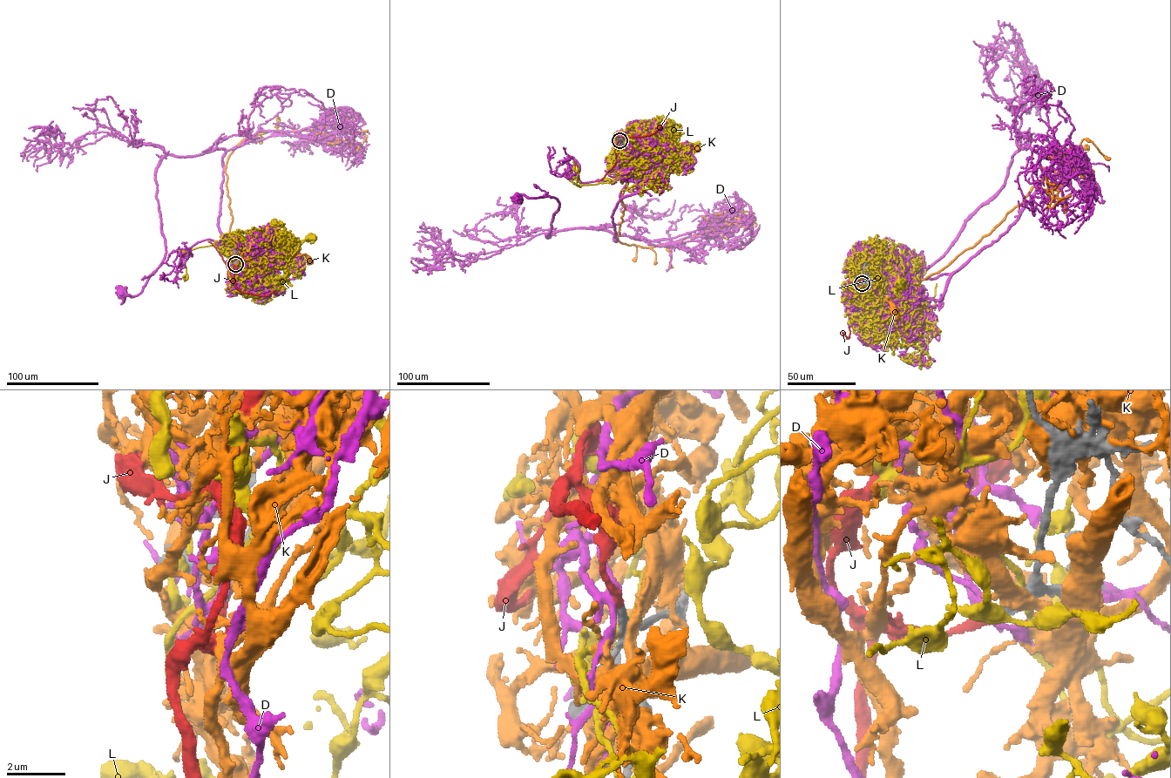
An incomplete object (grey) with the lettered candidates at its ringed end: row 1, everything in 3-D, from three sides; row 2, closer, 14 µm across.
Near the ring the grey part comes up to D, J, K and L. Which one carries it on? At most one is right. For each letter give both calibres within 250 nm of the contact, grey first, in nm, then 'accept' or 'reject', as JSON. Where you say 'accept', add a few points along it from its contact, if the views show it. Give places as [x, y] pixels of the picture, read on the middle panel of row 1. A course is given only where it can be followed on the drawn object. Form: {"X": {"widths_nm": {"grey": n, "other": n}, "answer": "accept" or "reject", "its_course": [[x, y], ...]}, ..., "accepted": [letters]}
{"D": {"widths_nm": {"grey": 320, "other": 320}, "answer": "reject"}, "J": {"widths_nm": {"grey": 320, "other": 280}, "answer": "accept", "its_course": [[619, 140], [618, 137], [615, 164], [597, 181]]}, "K": {"widths_nm": {"grey": 360, "other": 400}, "answer": "reject"}, "L": {"widths_nm": {"grey": 360, "other": 200}, "answer": "reject"}, "accepted": ["J"]}

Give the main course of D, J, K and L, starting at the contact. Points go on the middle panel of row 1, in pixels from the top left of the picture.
D: (619, 140), (639, 156), (612, 215), (615, 241), (585, 227), (548, 238), (558, 201), (517, 196)
J: (619, 140), (618, 137), (615, 164), (597, 181)
K: (620, 141), (632, 146), (641, 161), (680, 144), (689, 143), (697, 149)
L: (620, 141), (620, 150), (627, 161), (631, 158), (646, 162), (650, 168), (669, 163), (685, 147), (694, 145)

